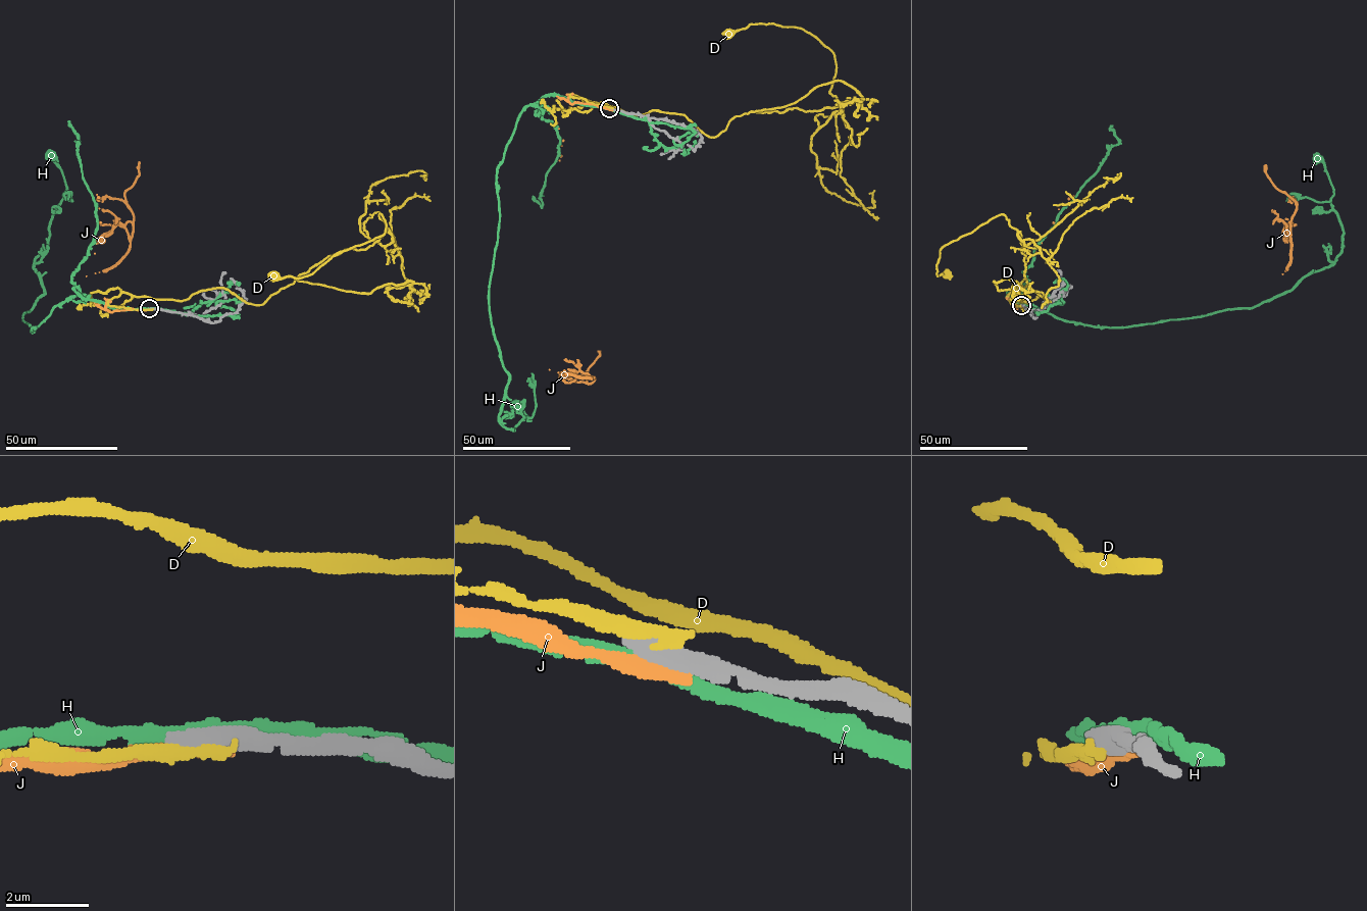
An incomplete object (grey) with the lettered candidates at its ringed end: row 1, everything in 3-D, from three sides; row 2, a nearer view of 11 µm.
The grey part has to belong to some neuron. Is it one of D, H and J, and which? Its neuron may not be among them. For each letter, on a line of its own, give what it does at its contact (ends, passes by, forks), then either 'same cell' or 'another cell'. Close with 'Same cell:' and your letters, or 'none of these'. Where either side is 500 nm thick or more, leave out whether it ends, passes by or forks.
D: another cell
H: another cell
J: another cell
Same cell: none of these

